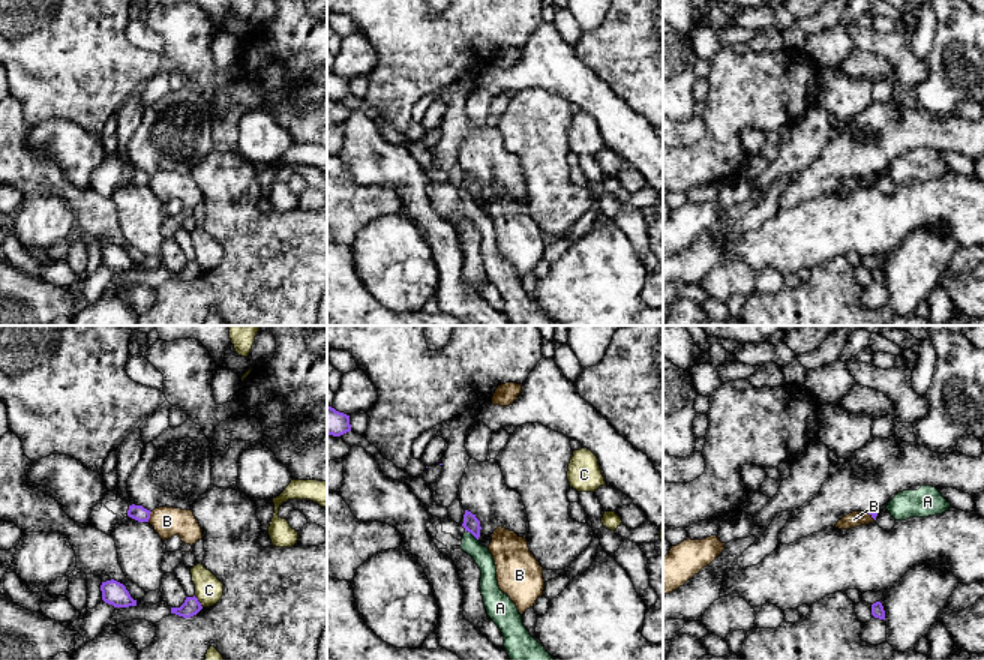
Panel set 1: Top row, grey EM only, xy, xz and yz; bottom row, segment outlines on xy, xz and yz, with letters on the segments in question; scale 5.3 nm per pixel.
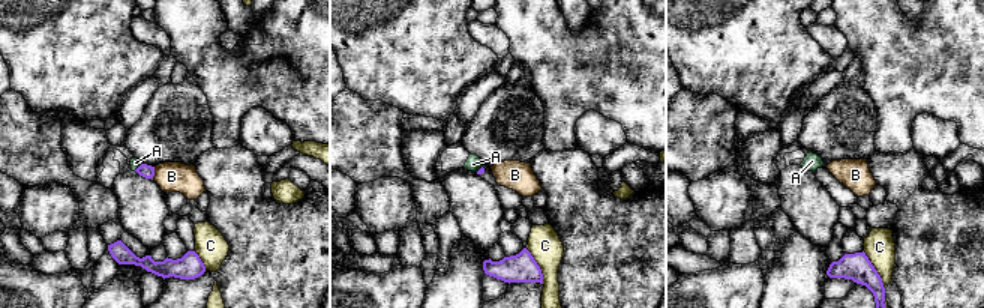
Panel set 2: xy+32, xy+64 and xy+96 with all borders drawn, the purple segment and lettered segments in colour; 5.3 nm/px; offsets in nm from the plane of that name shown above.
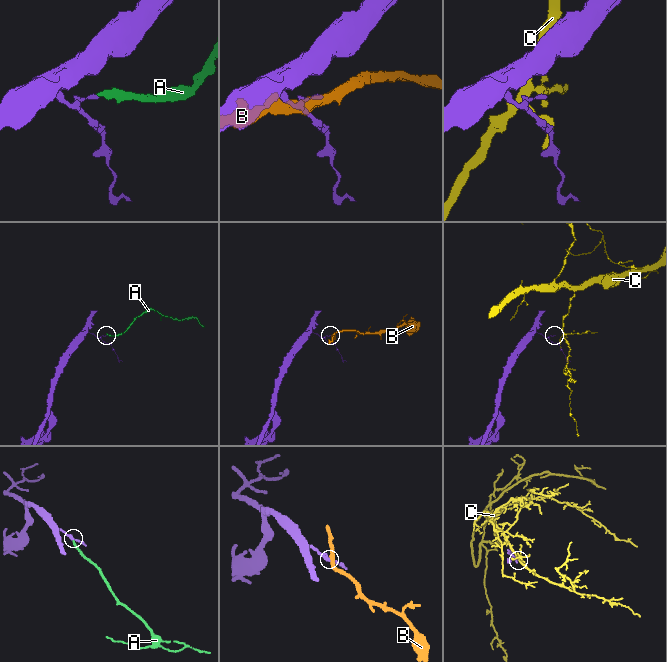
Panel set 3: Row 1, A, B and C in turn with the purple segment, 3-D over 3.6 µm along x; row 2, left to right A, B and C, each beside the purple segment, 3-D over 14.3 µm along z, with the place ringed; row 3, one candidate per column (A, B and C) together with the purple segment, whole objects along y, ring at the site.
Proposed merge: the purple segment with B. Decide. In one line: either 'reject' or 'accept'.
reject

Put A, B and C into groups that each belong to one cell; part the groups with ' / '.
A / B / C

